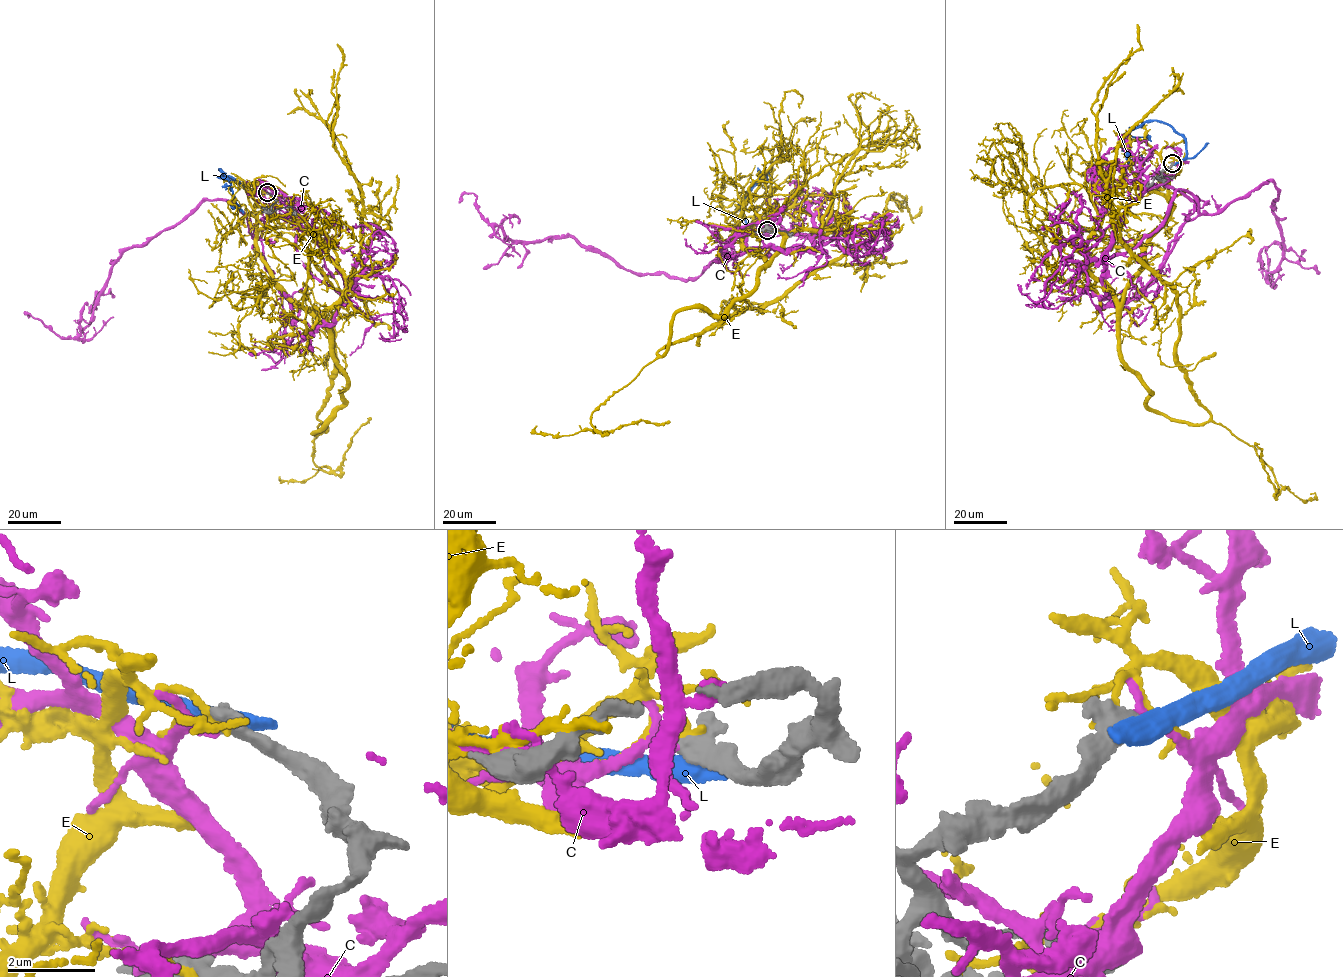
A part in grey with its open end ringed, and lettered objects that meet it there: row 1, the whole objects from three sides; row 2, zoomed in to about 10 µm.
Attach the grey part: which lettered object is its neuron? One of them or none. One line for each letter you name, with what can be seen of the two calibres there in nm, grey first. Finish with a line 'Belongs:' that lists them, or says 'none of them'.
Belongs: none of them

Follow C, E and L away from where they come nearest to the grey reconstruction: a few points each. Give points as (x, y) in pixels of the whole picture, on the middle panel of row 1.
C: (766, 231), (814, 249), (742, 248), (688, 279), (632, 273), (572, 237), (518, 243), (473, 193), (459, 203)
E: (767, 230), (731, 237), (758, 257), (741, 312), (718, 327), (869, 240), (889, 194), (912, 218), (921, 206)
L: (767, 232), (748, 229), (740, 203), (752, 186), (770, 171), (749, 192)

